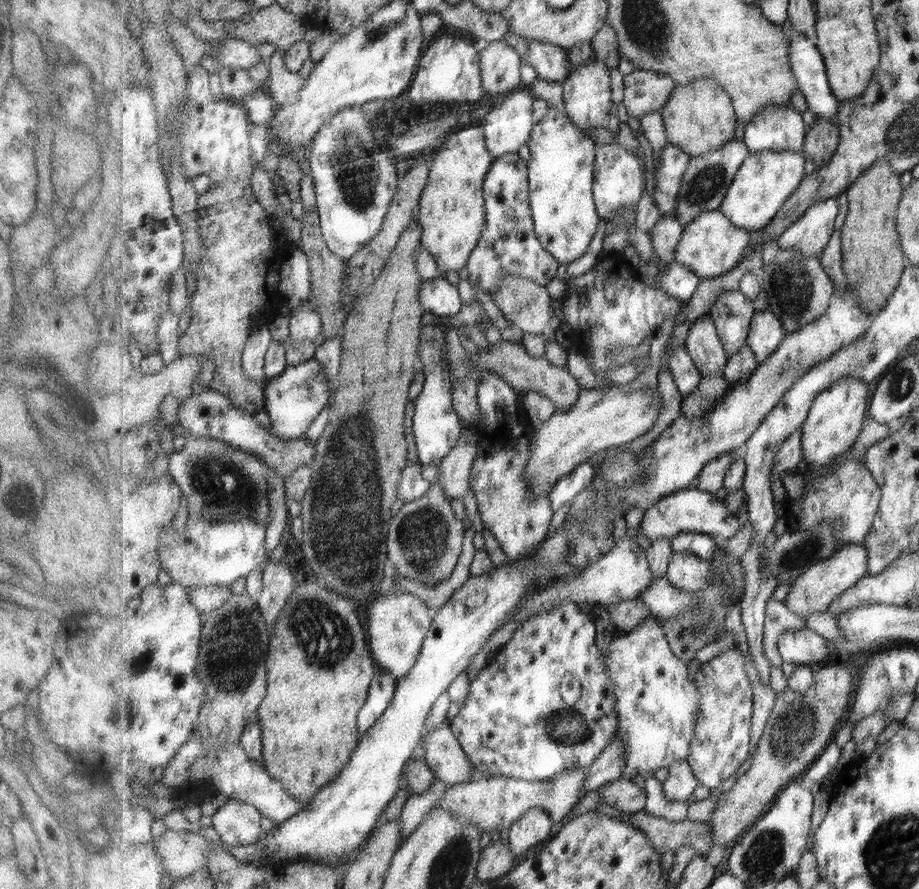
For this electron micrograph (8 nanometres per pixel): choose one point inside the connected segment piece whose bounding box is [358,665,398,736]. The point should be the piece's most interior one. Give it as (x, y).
(382, 691)

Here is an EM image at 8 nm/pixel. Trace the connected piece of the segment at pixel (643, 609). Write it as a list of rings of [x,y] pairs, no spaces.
[[[626,600],[607,606],[611,620],[617,630],[626,631],[627,634],[639,627],[639,624],[649,619],[649,615],[655,616],[643,601]]]

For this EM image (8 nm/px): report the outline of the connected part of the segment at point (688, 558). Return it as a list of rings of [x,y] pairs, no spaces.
[[[674,551],[666,577],[673,586],[687,592],[703,591],[710,583],[711,562],[689,553]]]

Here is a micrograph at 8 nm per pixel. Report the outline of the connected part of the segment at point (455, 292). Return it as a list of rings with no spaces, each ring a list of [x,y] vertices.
[[[445,277],[421,282],[419,299],[429,318],[455,316],[461,312],[464,305],[457,285],[451,284]]]

